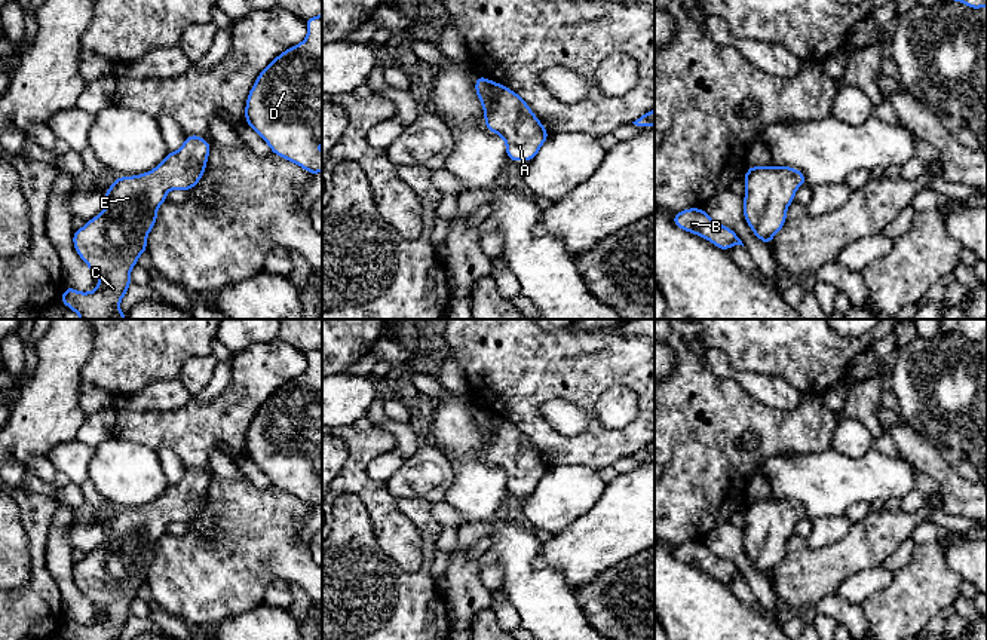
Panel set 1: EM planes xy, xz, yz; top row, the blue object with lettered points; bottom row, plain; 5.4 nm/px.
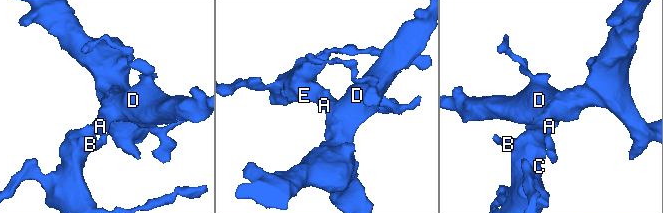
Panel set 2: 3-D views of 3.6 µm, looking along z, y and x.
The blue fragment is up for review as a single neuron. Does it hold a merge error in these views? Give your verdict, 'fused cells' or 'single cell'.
single cell

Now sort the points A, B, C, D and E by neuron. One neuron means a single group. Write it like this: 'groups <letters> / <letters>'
groups A B C D E

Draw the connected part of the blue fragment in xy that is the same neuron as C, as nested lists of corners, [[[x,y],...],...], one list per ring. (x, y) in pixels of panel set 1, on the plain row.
[[[187,468],[184,477],[166,487],[154,502],[119,509],[104,526],[105,539],[101,546],[91,551],[79,563],[74,563],[73,578],[79,590],[98,609],[94,624],[82,625],[65,619],[59,633],[67,640],[120,640],[131,615],[131,603],[138,597],[138,590],[147,584],[147,569],[157,552],[157,542],[166,535],[169,523],[190,524],[203,509],[211,477],[199,468]]]

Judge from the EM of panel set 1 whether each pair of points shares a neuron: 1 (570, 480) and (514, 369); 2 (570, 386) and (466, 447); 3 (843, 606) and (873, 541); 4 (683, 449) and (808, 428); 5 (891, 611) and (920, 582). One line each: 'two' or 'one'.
1: two
2: two
3: two
4: one
5: one

